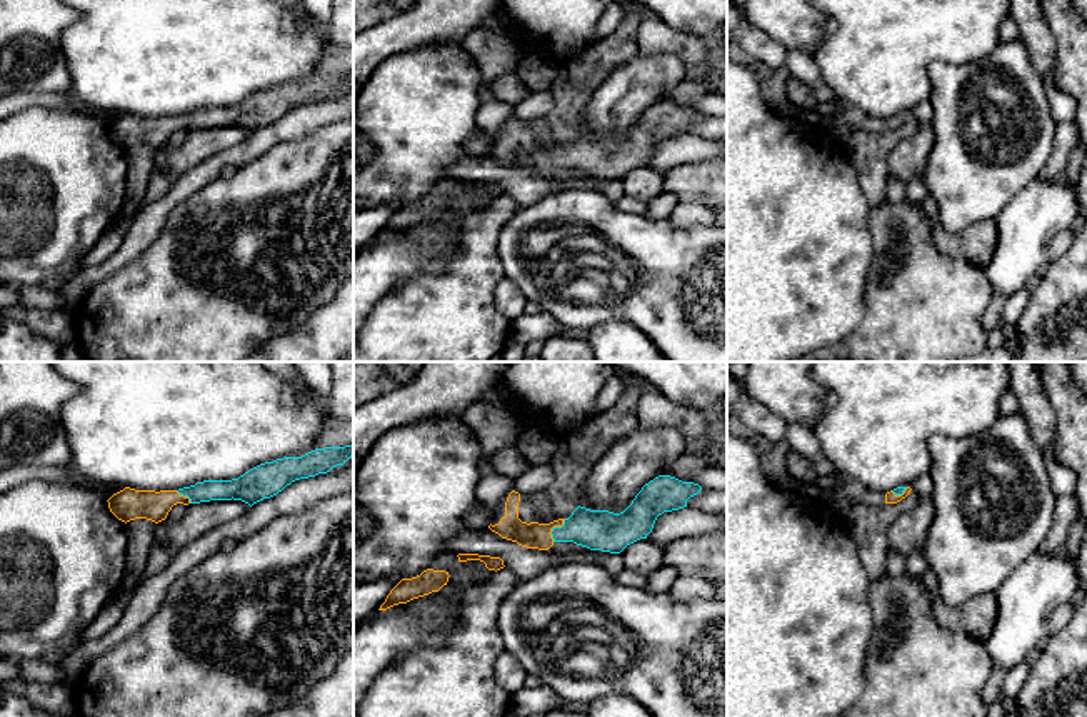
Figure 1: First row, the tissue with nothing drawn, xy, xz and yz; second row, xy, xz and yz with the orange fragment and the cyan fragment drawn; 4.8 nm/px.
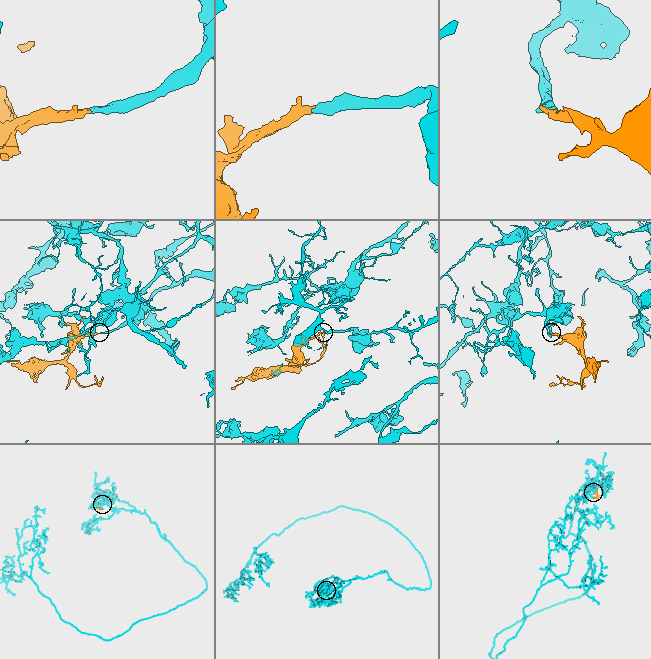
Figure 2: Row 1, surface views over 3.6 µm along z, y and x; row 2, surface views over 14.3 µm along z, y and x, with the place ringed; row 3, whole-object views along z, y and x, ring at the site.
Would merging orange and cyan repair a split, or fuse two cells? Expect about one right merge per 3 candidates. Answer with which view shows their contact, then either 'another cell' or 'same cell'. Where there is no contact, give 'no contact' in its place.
contact in xz; same cell

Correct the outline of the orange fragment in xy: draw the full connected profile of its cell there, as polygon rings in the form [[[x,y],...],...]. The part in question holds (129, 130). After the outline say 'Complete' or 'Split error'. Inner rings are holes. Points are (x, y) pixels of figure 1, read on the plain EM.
[[[353,72],[315,75],[302,83],[283,83],[260,90],[238,105],[203,107],[178,117],[135,117],[125,113],[107,128],[110,138],[122,148],[147,145],[155,150],[167,145],[177,130],[210,127],[242,127],[250,133],[282,118],[295,107],[327,100],[343,92],[353,82]]]. Split error

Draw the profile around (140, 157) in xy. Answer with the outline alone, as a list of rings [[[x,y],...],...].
[[[135,145],[125,150],[128,175],[123,205],[127,213],[135,213],[143,200],[153,168],[155,152],[155,148],[147,145]]]

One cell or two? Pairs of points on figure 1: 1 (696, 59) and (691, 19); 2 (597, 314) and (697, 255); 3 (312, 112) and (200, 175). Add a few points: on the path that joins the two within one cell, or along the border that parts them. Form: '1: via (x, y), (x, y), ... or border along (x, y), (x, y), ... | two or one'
1: border along (657, 17), (701, 39) | two
2: via (622, 309), (654, 299), (672, 280) | one
3: via (284, 129), (264, 137), (244, 154), (229, 157) | one

